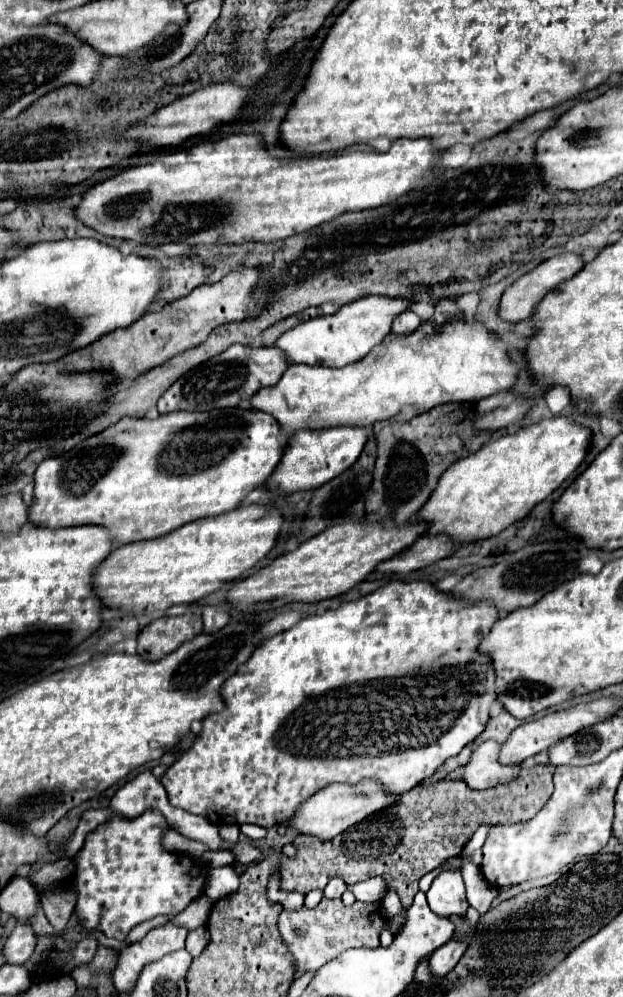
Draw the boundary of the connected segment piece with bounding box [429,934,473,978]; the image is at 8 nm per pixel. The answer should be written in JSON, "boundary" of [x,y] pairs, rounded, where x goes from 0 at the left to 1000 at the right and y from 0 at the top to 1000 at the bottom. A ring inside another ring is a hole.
{"boundary":[[[753,937],[753,941],[750,941],[746,947],[737,947],[737,945],[730,945],[730,943],[724,943],[721,947],[708,949],[705,953],[698,953],[698,955],[692,957],[692,961],[689,961],[689,971],[692,971],[692,977],[695,977],[698,981],[711,981],[714,977],[721,977],[721,975],[730,971],[730,967],[734,967],[737,961],[743,959],[743,955],[746,955],[756,939],[759,939],[759,937]]]}

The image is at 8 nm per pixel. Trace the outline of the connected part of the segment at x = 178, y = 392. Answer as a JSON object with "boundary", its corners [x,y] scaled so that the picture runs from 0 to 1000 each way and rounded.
{"boundary":[[[390,345],[368,347],[358,355],[332,361],[326,367],[300,373],[287,379],[258,399],[255,399],[255,415],[271,415],[281,411],[303,411],[303,413],[339,413],[342,409],[374,409],[390,401],[400,401],[419,387],[438,387],[448,383],[454,373],[464,369],[461,355],[454,351],[432,347],[432,349],[403,349]]]}

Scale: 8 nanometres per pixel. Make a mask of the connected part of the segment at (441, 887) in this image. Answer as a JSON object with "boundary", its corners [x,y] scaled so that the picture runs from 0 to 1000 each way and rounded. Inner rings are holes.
{"boundary":[[[708,875],[685,895],[685,905],[705,919],[743,919],[753,905],[740,875]]]}

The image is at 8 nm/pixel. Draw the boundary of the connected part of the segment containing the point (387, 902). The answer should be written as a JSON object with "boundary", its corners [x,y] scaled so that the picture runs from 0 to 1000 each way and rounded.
{"boundary":[[[632,893],[621,894],[620,898],[613,902],[612,909],[620,913],[621,919],[628,920],[639,918],[647,912],[640,900]]]}

